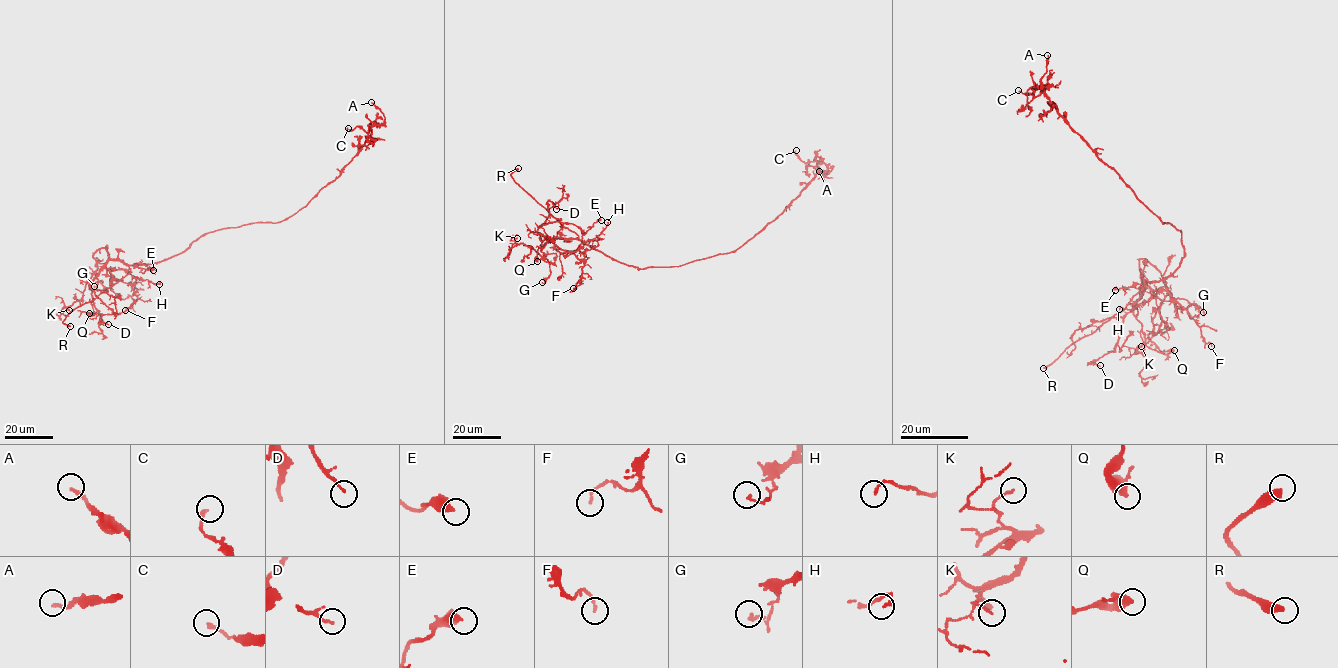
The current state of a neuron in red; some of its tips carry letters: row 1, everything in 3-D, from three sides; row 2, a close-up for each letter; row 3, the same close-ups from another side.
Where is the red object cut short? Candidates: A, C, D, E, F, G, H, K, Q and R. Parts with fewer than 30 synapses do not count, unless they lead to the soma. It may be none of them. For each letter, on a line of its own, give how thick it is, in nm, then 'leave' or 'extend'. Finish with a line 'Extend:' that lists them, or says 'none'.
A: 180 nm | leave
C: 190 nm | leave
D: 130 nm | leave
E: 460 nm | leave
F: 150 nm | leave
G: 130 nm | leave
H: 120 nm | leave
K: 110 nm | leave
Q: 360 nm | leave
R: 440 nm | extend
Extend: R

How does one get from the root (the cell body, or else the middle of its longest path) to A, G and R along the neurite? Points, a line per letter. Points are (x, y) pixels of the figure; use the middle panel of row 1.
A: (677, 266), (729, 253), (741, 247), (773, 221), (819, 169), (825, 172), (833, 167), (819, 171)
G: (677, 266), (638, 269), (613, 260), (578, 239), (553, 237), (541, 249), (550, 272), (542, 282)
R: (677, 266), (638, 269), (583, 244), (574, 232), (563, 226), (514, 181), (511, 174), (518, 168)

